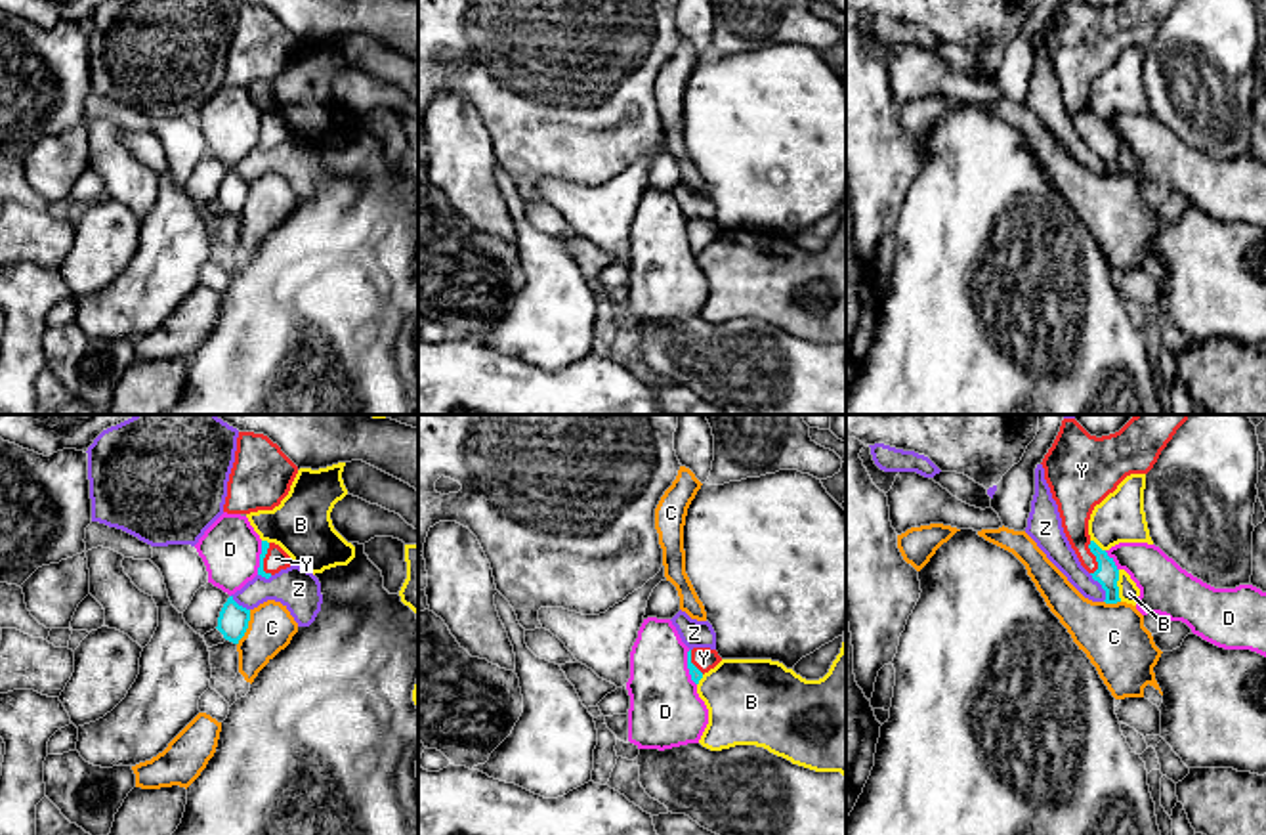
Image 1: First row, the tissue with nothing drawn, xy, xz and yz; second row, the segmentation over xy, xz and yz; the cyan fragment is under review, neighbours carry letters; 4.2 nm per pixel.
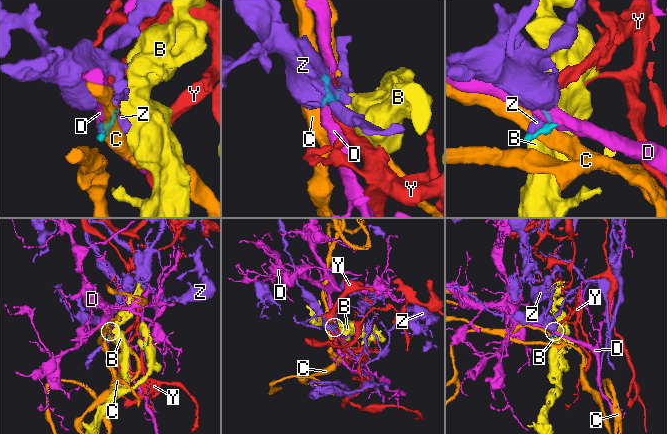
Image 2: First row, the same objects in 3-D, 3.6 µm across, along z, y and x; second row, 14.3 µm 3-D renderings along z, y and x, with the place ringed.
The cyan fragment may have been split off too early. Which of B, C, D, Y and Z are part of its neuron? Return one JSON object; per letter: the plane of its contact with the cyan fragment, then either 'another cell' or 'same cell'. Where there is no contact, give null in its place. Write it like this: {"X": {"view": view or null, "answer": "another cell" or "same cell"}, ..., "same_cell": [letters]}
{"B": {"view": "yz", "answer": "another cell"}, "C": {"view": "xy", "answer": "another cell"}, "D": {"view": "xz", "answer": "another cell"}, "Y": {"view": "xy", "answer": "same cell"}, "Z": {"view": "yz", "answer": "another cell"}, "same_cell": ["Y"]}

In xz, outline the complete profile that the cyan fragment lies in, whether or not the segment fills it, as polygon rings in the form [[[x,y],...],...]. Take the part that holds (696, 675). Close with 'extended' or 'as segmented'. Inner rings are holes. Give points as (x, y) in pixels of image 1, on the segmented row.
[[[693,648],[687,652],[687,669],[691,674],[691,680],[699,684],[705,673],[714,669],[722,657],[718,655],[716,650],[710,648]]]; extended

